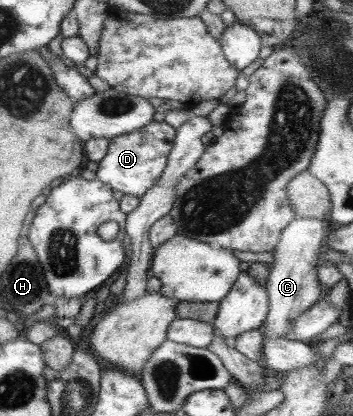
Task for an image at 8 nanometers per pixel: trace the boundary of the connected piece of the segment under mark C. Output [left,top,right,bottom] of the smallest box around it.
[260,219,325,337]

